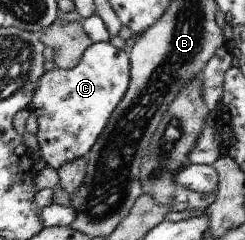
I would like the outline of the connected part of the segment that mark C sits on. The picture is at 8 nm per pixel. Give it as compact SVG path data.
M93 42L83 53L80 63L69 70L55 67L39 79L39 86L33 95L31 110L36 113L38 129L35 134L39 142L39 151L45 163L57 170L65 163L86 158L87 153L98 138L122 96L126 93L130 81L129 55L123 49L108 42Z

